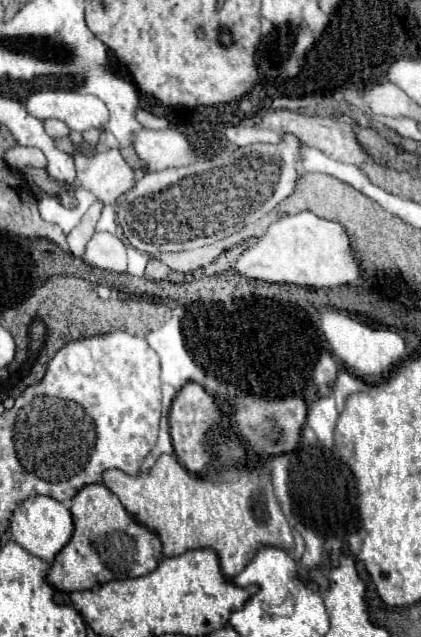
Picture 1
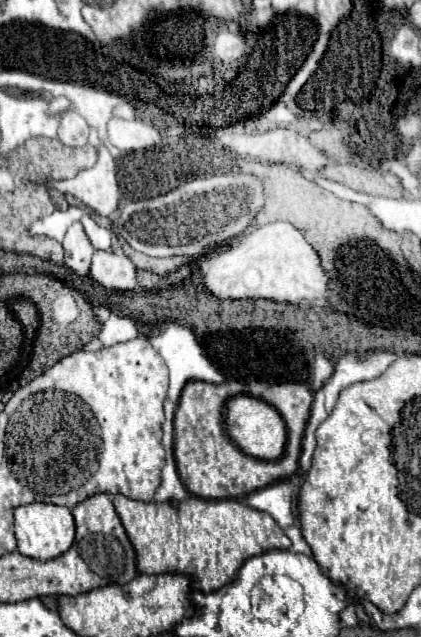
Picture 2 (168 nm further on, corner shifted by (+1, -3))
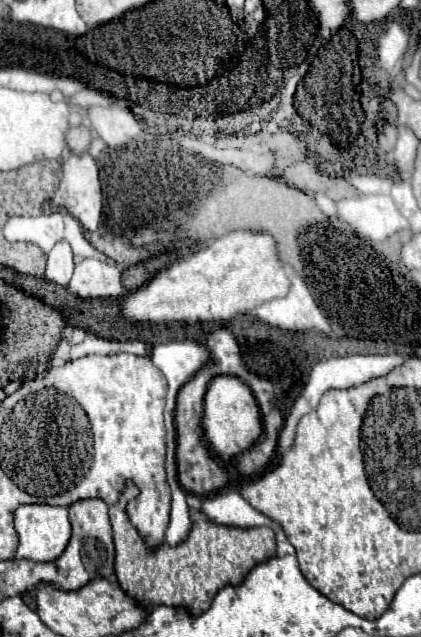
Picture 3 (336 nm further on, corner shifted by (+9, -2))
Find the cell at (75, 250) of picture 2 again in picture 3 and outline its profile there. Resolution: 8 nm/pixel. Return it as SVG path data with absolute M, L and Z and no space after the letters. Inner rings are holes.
M58 241L54 249L48 253L48 267L46 267L46 279L58 285L68 285L74 273L74 253L68 241Z

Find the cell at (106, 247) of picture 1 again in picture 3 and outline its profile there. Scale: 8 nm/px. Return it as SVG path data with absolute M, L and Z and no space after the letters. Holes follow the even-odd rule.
M100 259L80 261L68 289L84 299L126 295L126 289L122 287L122 271L114 263Z

